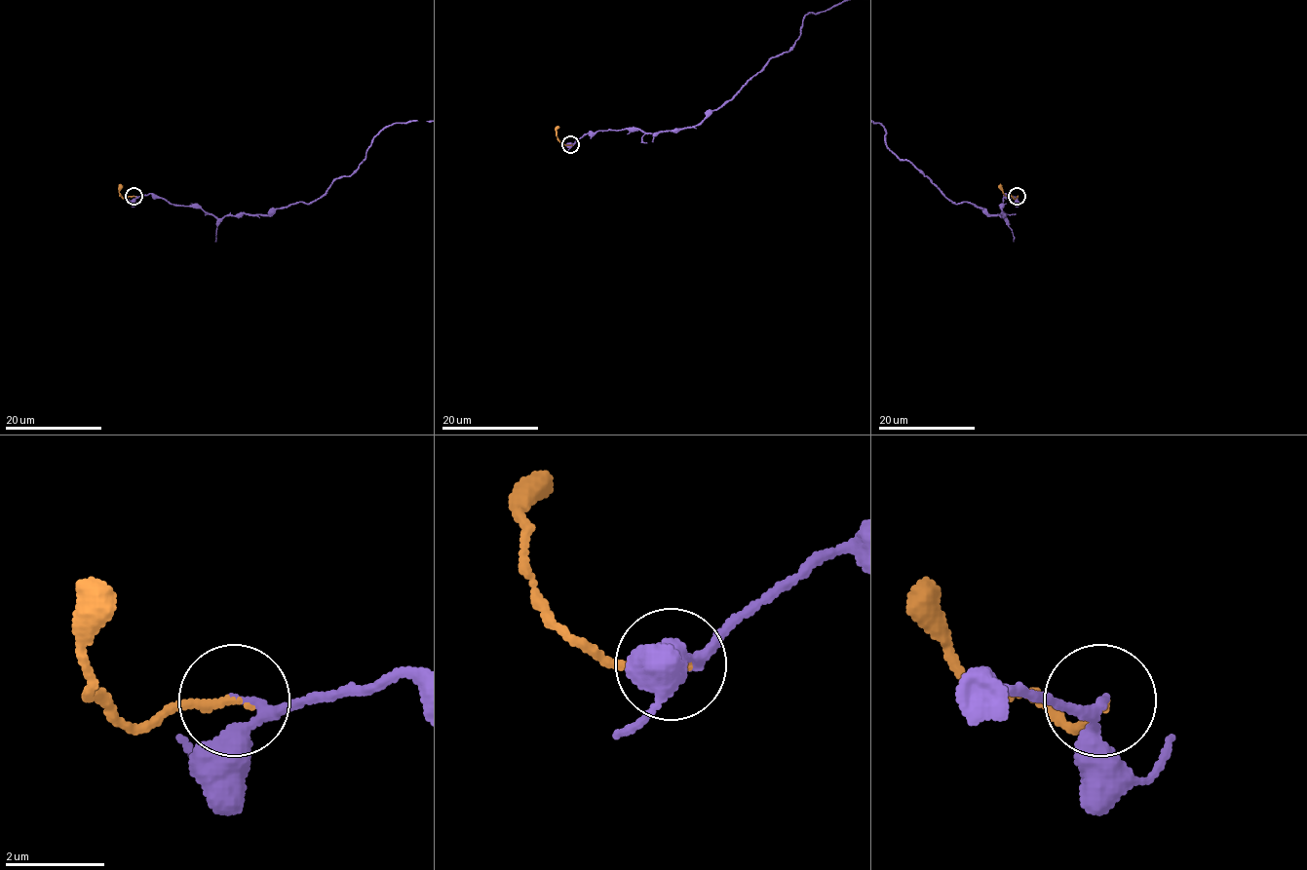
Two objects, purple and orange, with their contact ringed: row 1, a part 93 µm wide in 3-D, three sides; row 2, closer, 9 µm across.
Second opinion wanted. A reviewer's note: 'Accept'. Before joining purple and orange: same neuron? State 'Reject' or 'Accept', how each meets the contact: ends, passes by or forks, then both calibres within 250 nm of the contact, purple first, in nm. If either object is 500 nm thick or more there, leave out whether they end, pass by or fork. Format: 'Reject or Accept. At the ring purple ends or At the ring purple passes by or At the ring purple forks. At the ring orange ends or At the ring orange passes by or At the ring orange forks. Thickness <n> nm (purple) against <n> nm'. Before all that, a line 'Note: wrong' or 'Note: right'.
Note: right
Accept. At the ring purple passes by. At the ring orange ends. Thickness 130 nm (purple) against 180 nm

